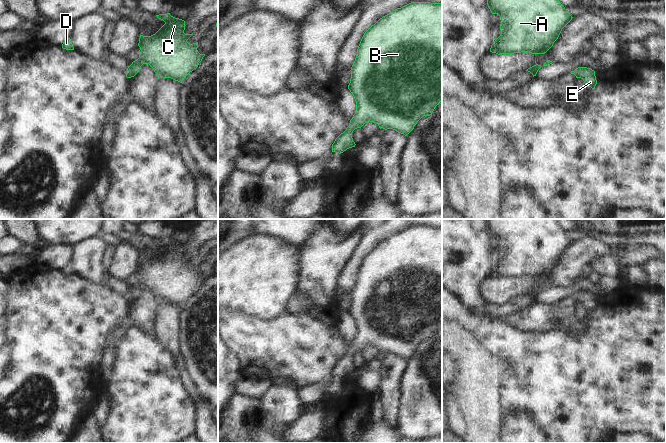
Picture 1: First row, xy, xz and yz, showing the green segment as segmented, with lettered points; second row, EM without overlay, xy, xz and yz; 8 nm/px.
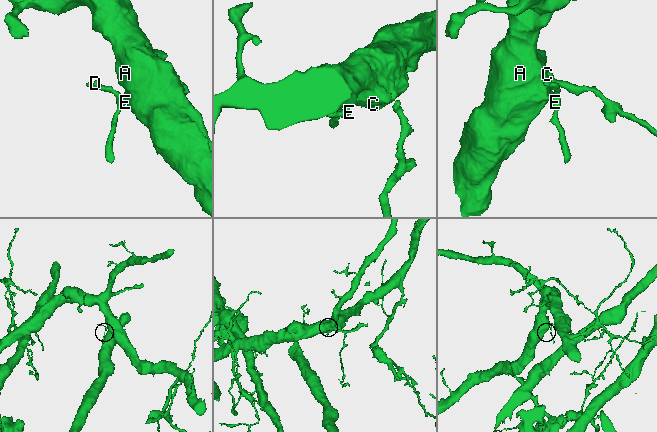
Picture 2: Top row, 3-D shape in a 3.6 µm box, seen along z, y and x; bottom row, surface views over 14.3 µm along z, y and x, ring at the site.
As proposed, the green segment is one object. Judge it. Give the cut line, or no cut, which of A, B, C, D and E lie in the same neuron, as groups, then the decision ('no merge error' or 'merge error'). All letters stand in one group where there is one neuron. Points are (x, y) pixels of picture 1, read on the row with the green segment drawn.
cut none; groups A B C D E; no merge error

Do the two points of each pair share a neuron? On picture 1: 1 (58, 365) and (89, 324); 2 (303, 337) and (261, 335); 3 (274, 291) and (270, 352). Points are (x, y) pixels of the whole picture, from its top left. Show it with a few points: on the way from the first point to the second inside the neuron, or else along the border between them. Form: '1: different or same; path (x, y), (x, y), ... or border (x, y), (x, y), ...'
1: same; path (59, 355), (80, 334)
2: same; path (293, 337), (271, 337)
3: different; border (284, 311), (270, 319), (255, 318), (249, 315)

